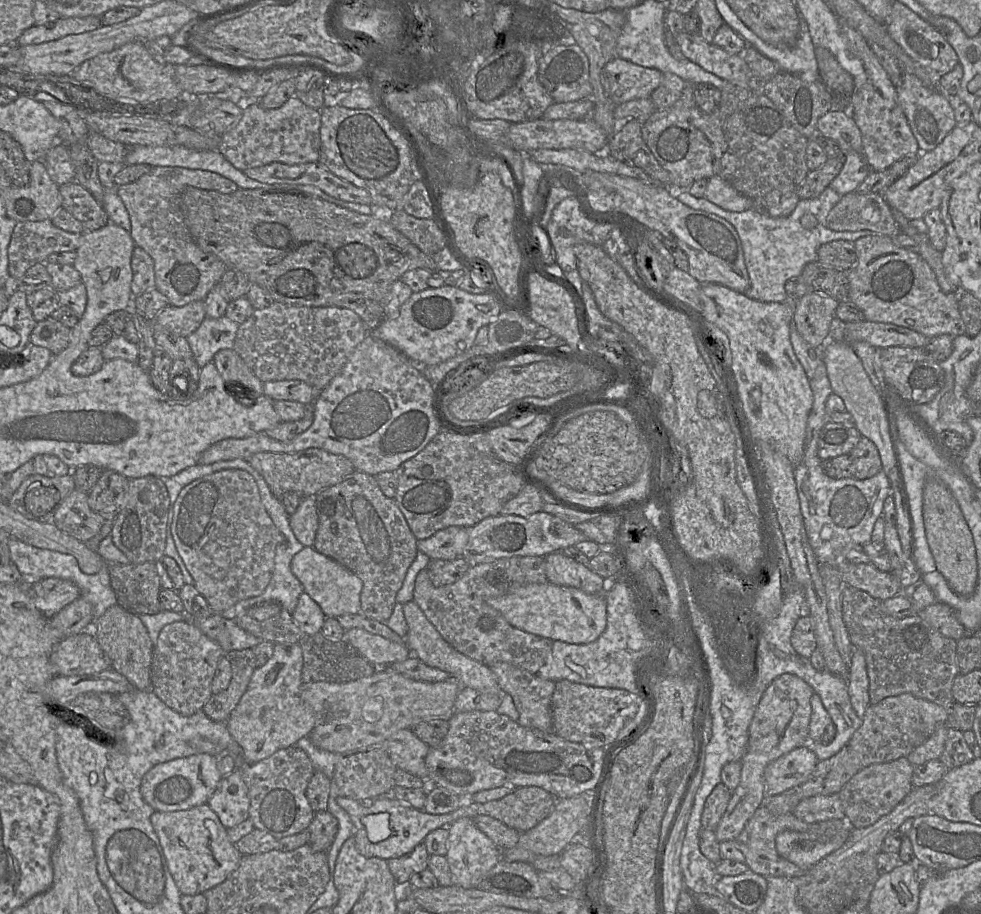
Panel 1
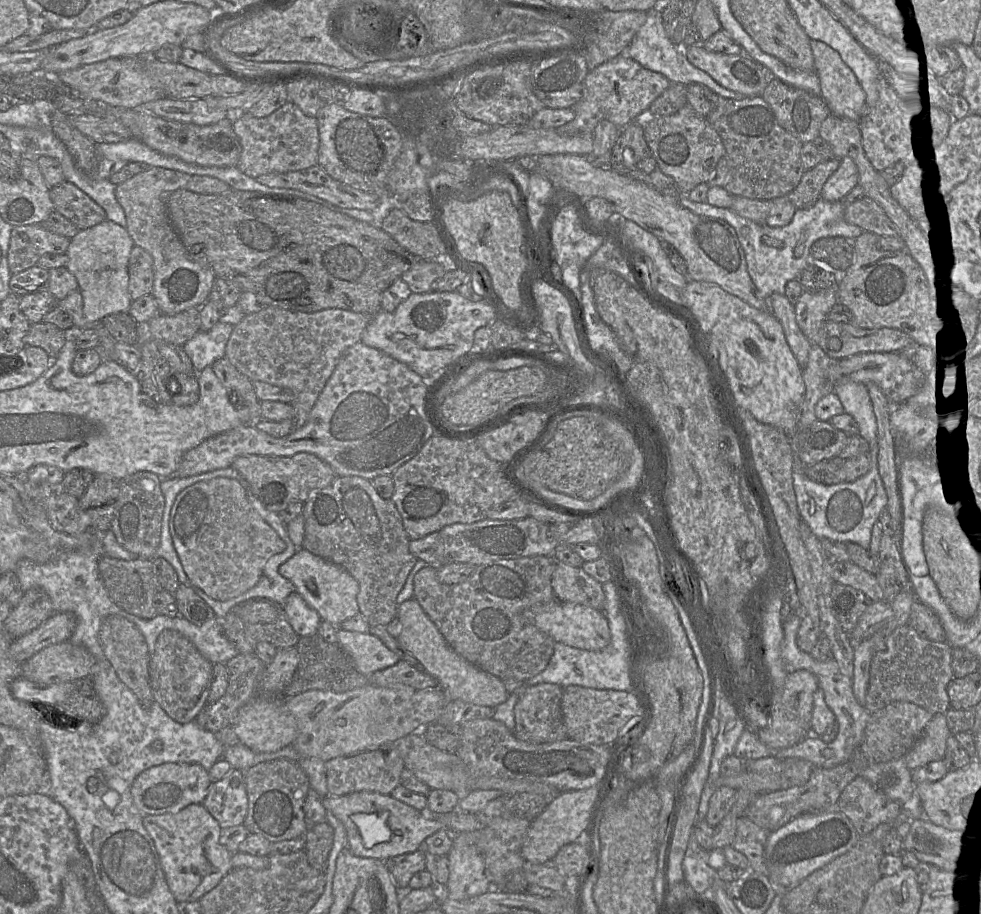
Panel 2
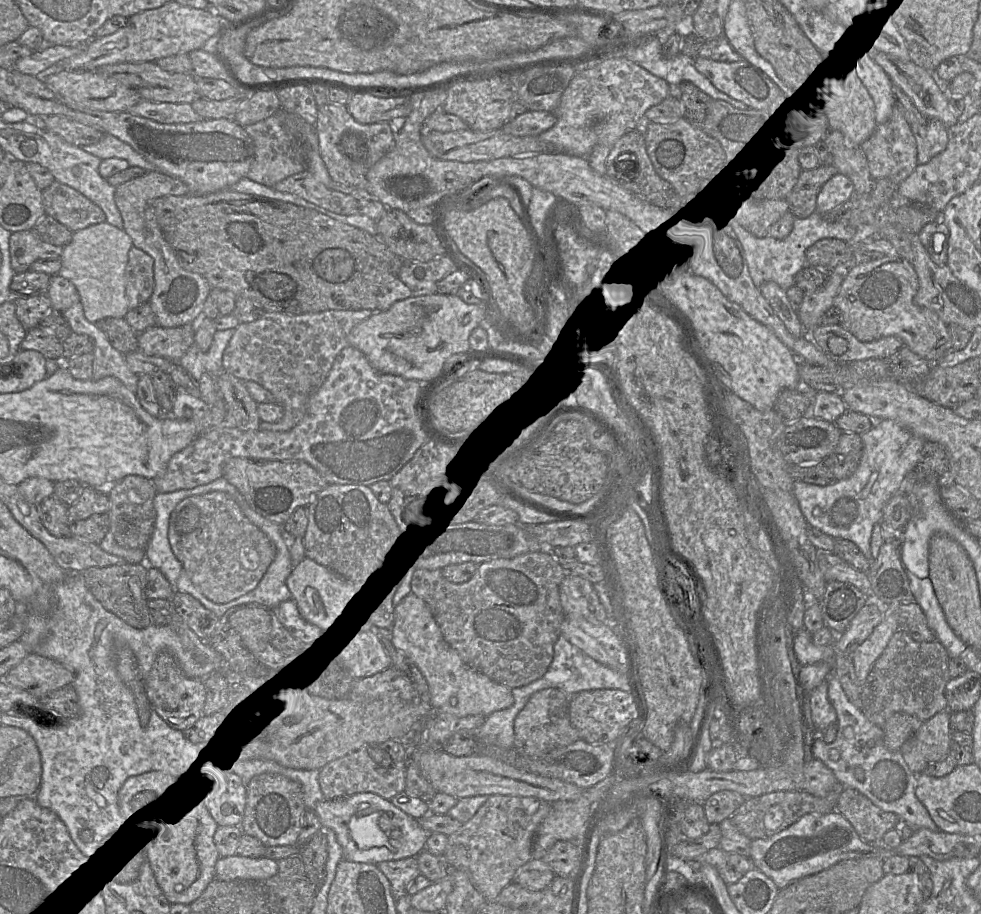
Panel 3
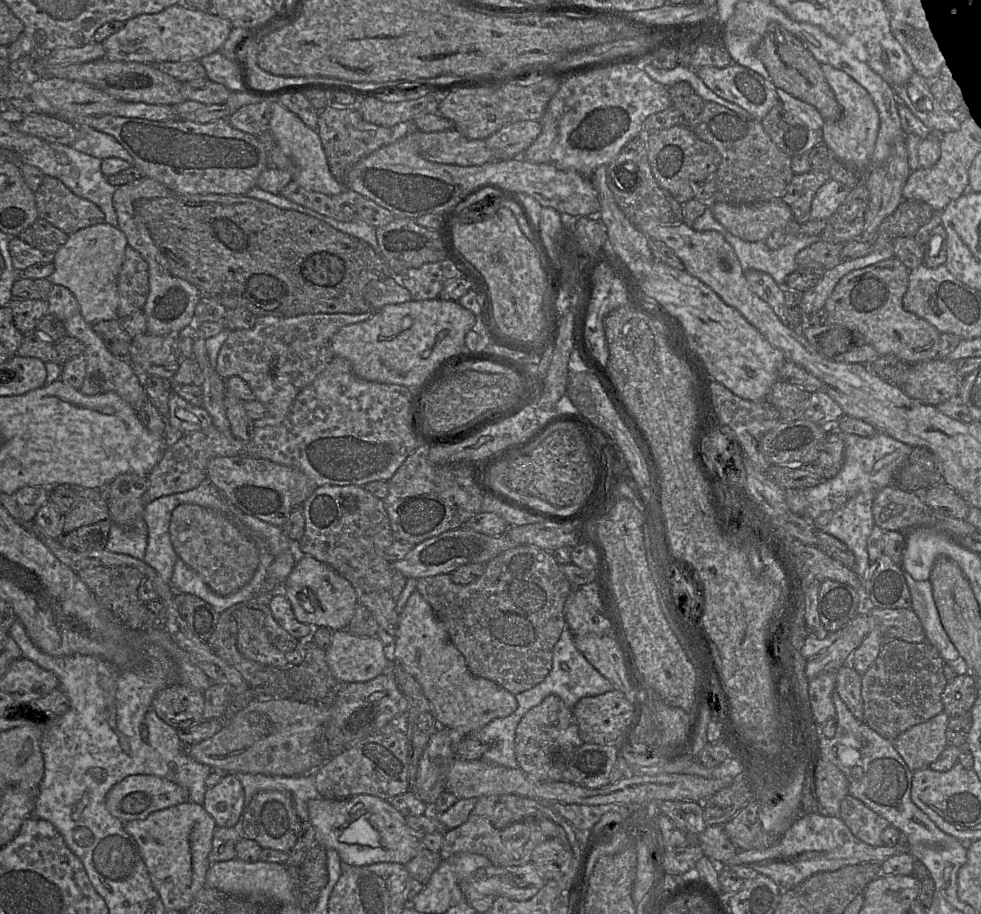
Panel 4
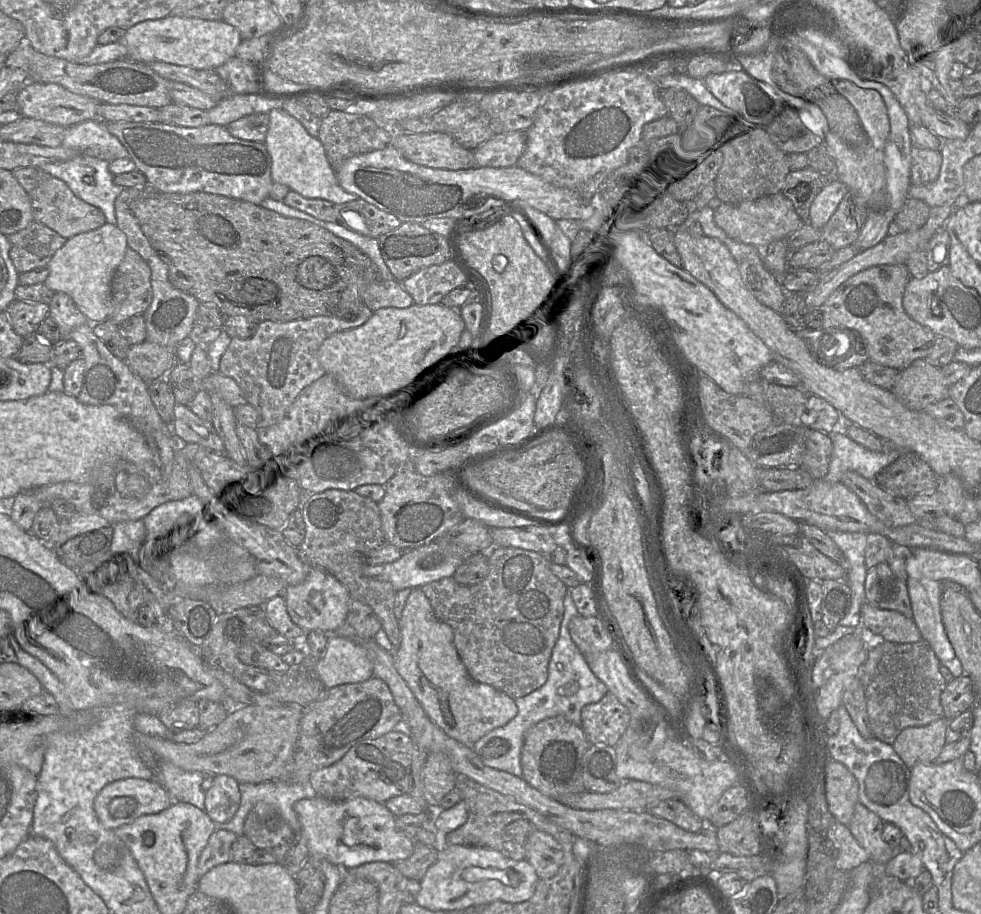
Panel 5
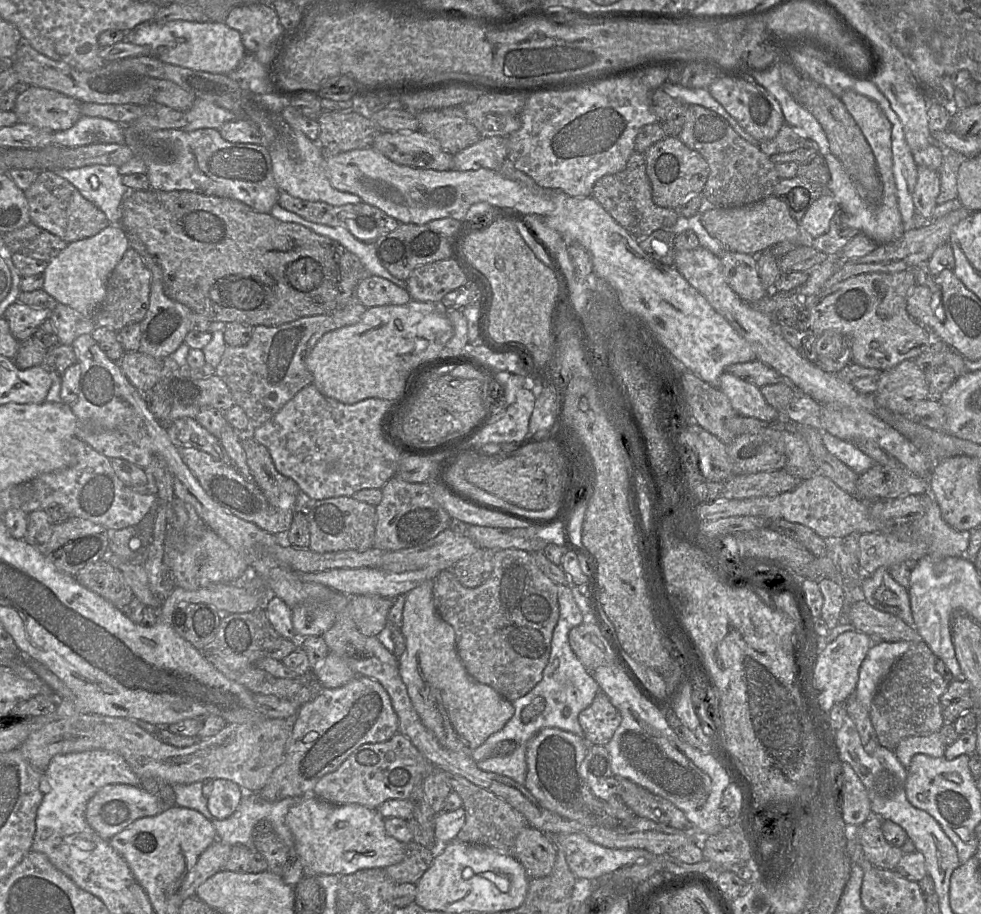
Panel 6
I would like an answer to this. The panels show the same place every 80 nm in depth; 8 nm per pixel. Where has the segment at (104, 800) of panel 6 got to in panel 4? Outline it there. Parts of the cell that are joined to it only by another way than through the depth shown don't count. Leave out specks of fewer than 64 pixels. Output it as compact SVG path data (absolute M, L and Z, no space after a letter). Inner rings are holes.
M131 775L114 785L105 797L107 810L123 822L142 820L151 813L189 801L188 791L155 775Z

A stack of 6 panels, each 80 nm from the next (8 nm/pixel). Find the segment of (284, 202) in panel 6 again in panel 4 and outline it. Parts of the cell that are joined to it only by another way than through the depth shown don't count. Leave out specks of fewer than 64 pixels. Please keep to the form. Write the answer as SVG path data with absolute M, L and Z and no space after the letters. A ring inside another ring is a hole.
M294 180L281 195L286 199L341 222L364 221L377 228L394 220L395 216L374 201L349 189L336 195L309 191Z

